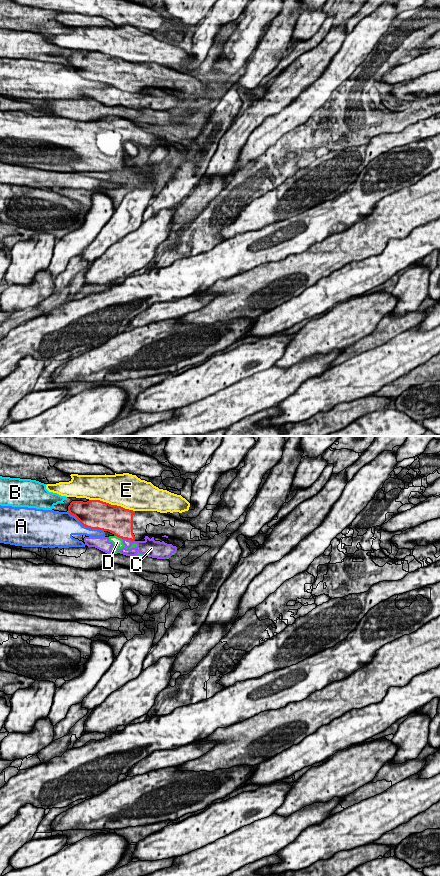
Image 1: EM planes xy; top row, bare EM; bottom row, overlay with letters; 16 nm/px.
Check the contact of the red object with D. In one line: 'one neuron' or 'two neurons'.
two neurons

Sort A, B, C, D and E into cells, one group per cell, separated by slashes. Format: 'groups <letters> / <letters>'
groups A / B / C D / E

